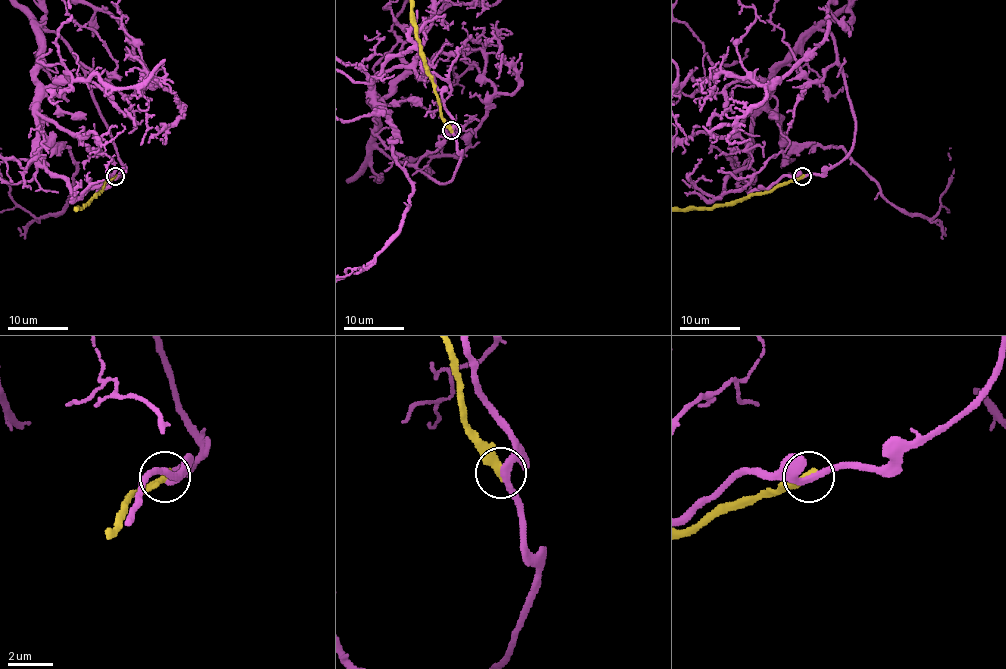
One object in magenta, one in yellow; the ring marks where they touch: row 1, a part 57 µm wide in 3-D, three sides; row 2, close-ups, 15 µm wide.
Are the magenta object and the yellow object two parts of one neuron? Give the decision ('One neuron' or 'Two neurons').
Two neurons

